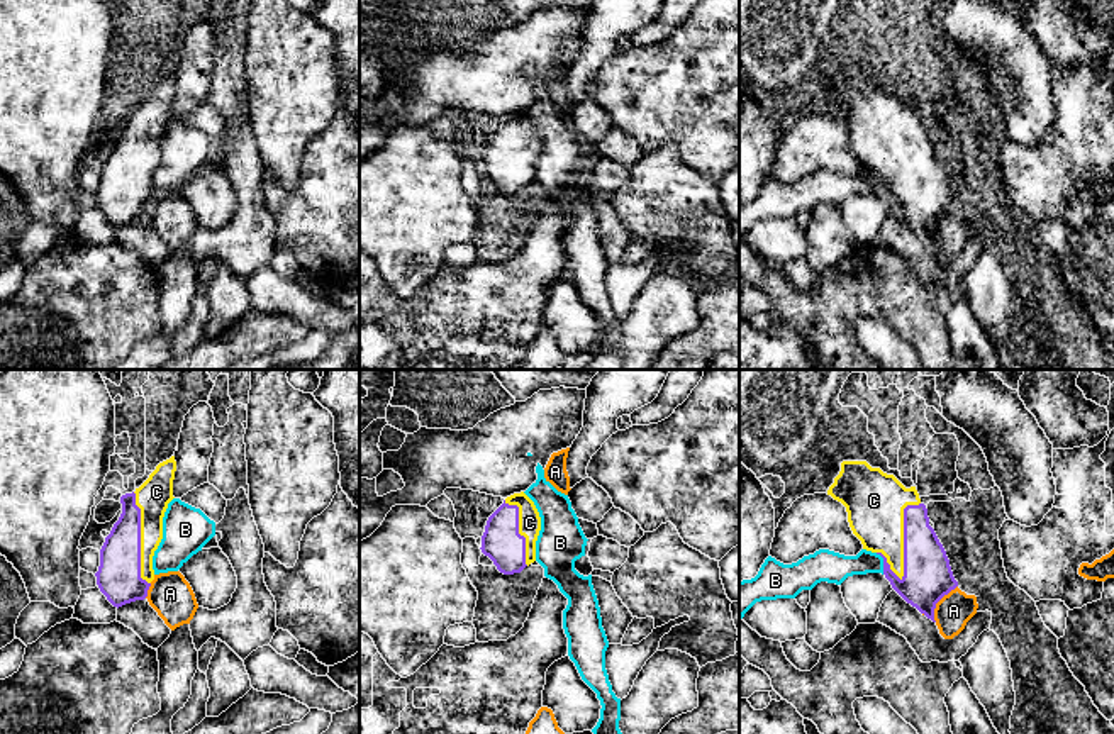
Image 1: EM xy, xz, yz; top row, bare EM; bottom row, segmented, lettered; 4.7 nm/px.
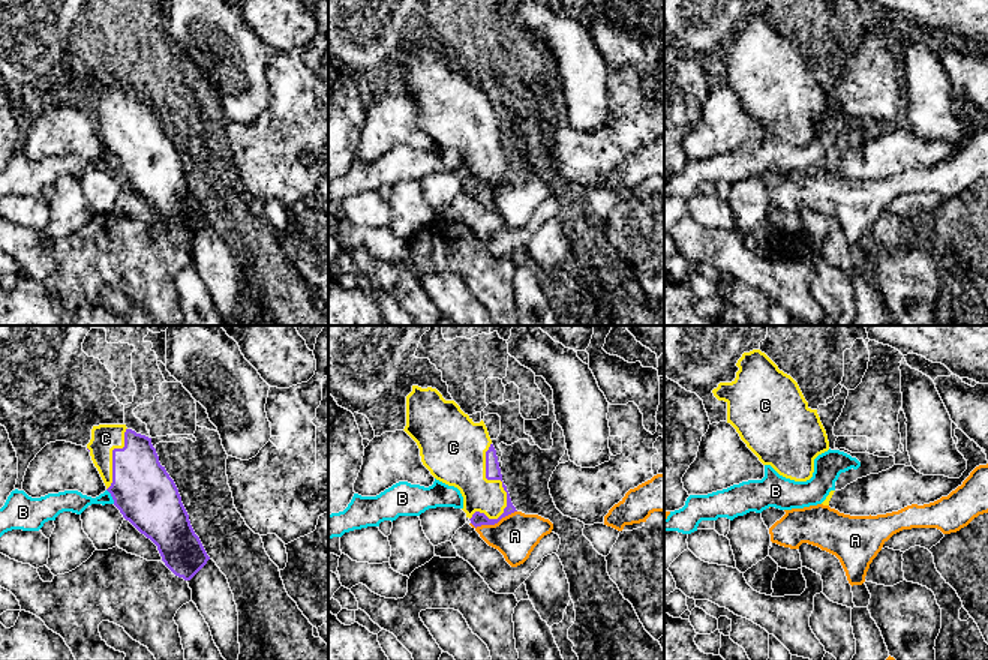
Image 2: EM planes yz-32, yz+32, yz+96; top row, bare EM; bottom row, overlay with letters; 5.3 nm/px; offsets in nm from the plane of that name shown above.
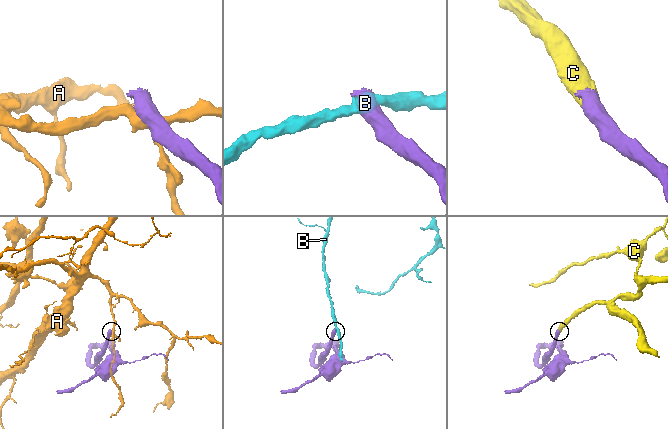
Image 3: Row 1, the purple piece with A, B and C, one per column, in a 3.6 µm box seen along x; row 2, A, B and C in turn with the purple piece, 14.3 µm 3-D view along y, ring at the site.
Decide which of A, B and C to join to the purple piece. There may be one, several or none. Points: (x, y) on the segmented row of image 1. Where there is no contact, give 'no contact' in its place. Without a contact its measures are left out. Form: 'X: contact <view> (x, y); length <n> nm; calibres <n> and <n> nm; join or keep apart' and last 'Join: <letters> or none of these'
A: contact yz (938, 600); length 200 nm; calibres 240 and 170 nm; keep apart
B: contact yz (884, 563); length 110 nm; calibres 240 and 150 nm; keep apart
C: contact yz (904, 538); length 380 nm; calibres 240 and 280 nm; join
Join: C

